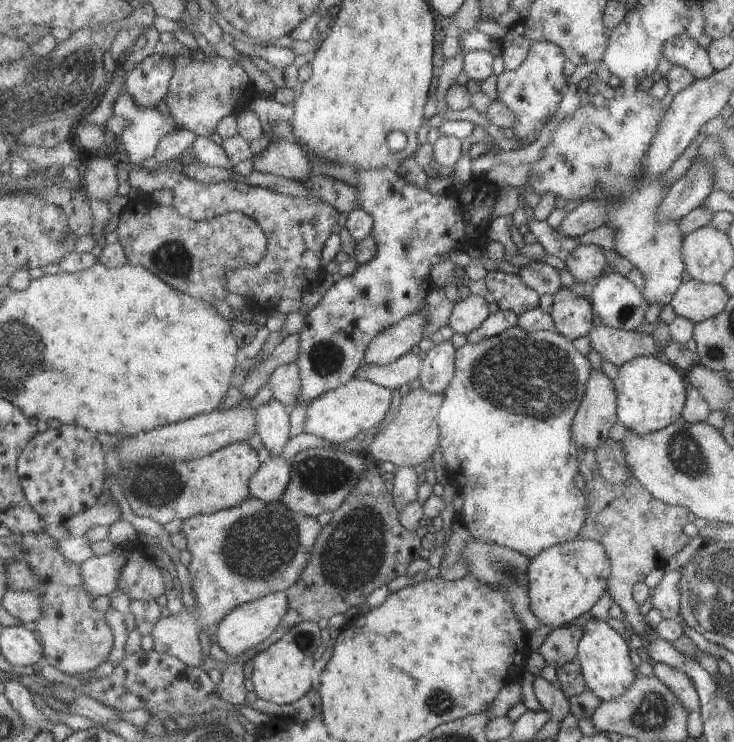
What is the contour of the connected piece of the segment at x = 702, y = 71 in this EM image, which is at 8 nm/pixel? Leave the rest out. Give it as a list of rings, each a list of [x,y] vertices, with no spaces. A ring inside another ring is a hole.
[[[687,30],[664,45],[663,56],[671,65],[690,71],[696,79],[709,77],[715,71],[707,50],[697,40],[690,38]]]

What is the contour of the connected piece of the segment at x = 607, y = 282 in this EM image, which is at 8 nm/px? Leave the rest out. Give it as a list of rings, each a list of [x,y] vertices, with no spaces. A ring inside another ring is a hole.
[[[614,270],[600,276],[588,300],[604,325],[625,331],[639,330],[649,307],[641,290]]]

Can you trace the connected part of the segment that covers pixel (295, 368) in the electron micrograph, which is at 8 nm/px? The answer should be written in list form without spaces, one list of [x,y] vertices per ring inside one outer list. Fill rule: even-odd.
[[[298,363],[282,365],[271,376],[274,398],[290,408],[303,396],[303,370]]]

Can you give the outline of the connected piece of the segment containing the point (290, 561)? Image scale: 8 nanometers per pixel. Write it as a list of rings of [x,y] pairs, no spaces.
[[[254,496],[250,497],[247,501],[244,501],[236,508],[224,509],[211,515],[198,515],[186,520],[182,532],[188,540],[188,549],[190,552],[192,552],[192,556],[194,558],[189,569],[192,577],[193,589],[198,597],[198,606],[192,611],[184,610],[179,615],[170,615],[169,617],[164,617],[156,625],[156,628],[153,632],[153,637],[157,642],[155,650],[164,654],[174,655],[175,657],[180,658],[180,660],[183,660],[186,664],[189,664],[193,667],[198,667],[200,669],[200,666],[204,664],[204,660],[206,660],[207,657],[207,655],[204,654],[204,650],[202,650],[202,642],[200,642],[200,630],[205,630],[205,633],[208,636],[208,632],[213,632],[217,636],[220,624],[222,624],[222,621],[233,610],[239,609],[240,607],[250,604],[251,602],[256,602],[261,598],[267,597],[269,594],[286,592],[288,589],[291,589],[294,585],[298,584],[298,581],[303,577],[304,570],[306,570],[307,566],[311,564],[313,550],[319,542],[319,538],[323,533],[324,527],[325,526],[323,522],[320,522],[319,517],[313,517],[312,515],[294,512],[293,510],[290,510],[282,501],[277,503],[267,503],[266,501],[260,500]]]

